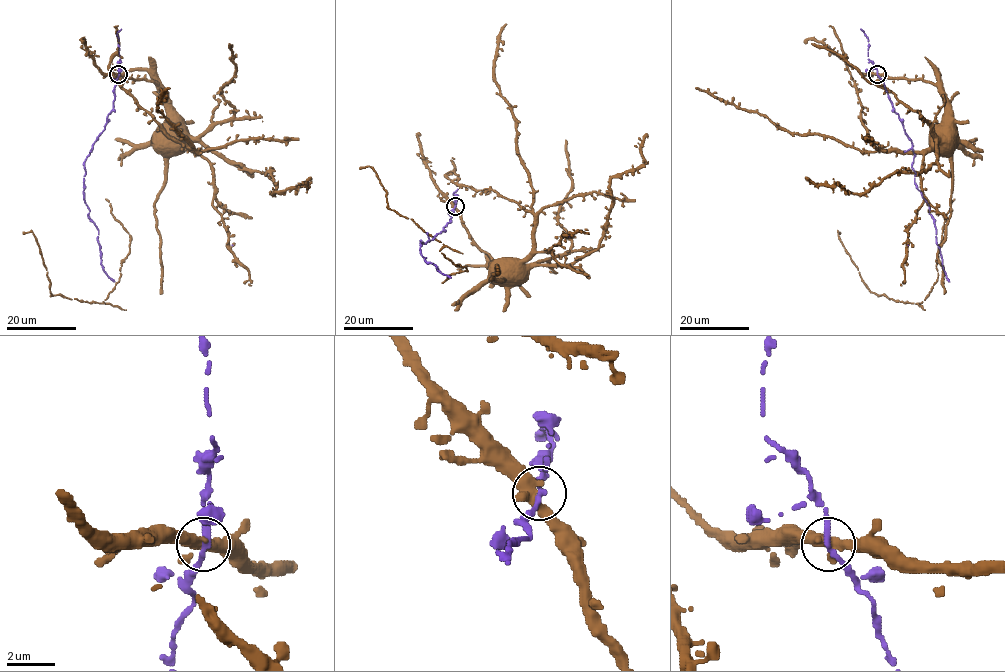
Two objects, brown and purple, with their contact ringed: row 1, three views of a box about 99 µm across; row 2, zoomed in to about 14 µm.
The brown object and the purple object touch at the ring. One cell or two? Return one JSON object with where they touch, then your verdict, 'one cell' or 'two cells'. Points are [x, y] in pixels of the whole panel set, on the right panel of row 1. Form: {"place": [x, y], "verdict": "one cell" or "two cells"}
{"place": [877, 74], "verdict": "one cell"}

